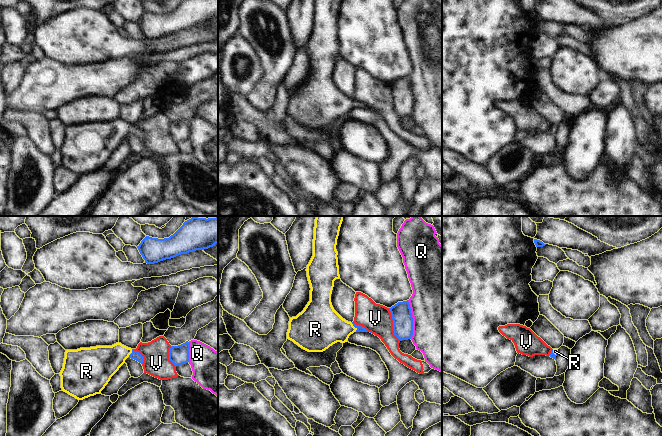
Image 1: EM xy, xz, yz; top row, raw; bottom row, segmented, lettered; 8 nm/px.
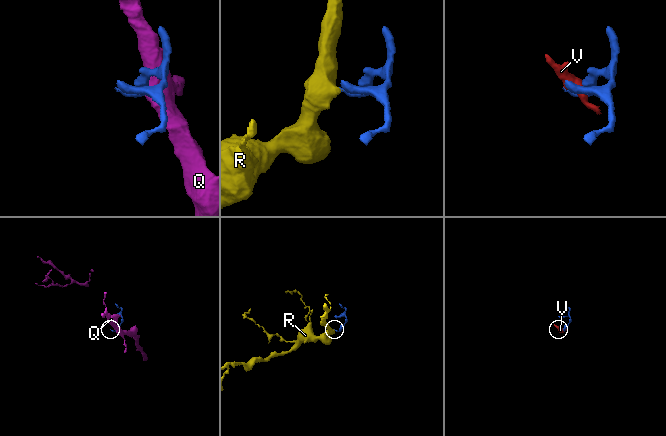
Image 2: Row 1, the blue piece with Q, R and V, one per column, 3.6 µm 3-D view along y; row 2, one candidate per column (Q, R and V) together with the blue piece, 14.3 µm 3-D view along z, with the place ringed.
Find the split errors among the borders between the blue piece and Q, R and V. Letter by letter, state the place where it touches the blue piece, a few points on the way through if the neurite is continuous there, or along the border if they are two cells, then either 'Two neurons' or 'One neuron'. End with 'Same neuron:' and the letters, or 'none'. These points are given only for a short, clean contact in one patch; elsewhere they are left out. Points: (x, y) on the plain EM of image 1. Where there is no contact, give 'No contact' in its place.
Q: Touches blue at xz (412, 95). Boundary: xz (407, 76), (412, 93), (411, 114). Two neurons
R: Touches blue at xy (131, 129). Path across: xy (135, 131), (131, 129), (118, 129), (102, 138). One neuron
V: Touches blue at xz (393, 100). Boundary: xz (388, 84), (391, 90), (393, 109), (400, 116). Two neurons
Same neuron: R

